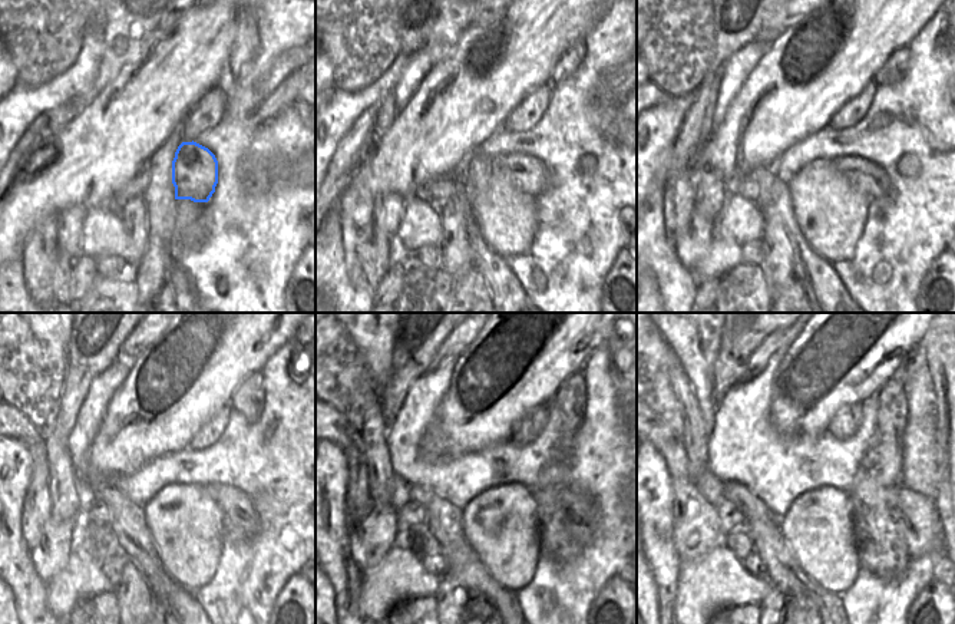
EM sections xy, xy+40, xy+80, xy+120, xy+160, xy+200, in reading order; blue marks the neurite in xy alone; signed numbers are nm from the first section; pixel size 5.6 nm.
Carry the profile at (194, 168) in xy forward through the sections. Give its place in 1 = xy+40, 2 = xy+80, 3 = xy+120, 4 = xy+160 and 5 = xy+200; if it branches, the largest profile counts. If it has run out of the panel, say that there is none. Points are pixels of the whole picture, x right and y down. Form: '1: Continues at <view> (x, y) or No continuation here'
1: Continues at xy+40 (529, 174)
2: Continues at xy+80 (868, 178)
3: Continues at xy+120 (235, 505)
4: Continues at xy+160 (582, 507)
5: Continues at xy+200 (927, 537)

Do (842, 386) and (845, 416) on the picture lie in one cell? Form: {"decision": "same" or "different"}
{"decision": "different"}

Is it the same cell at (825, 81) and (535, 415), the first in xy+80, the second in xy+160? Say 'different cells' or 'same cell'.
different cells

